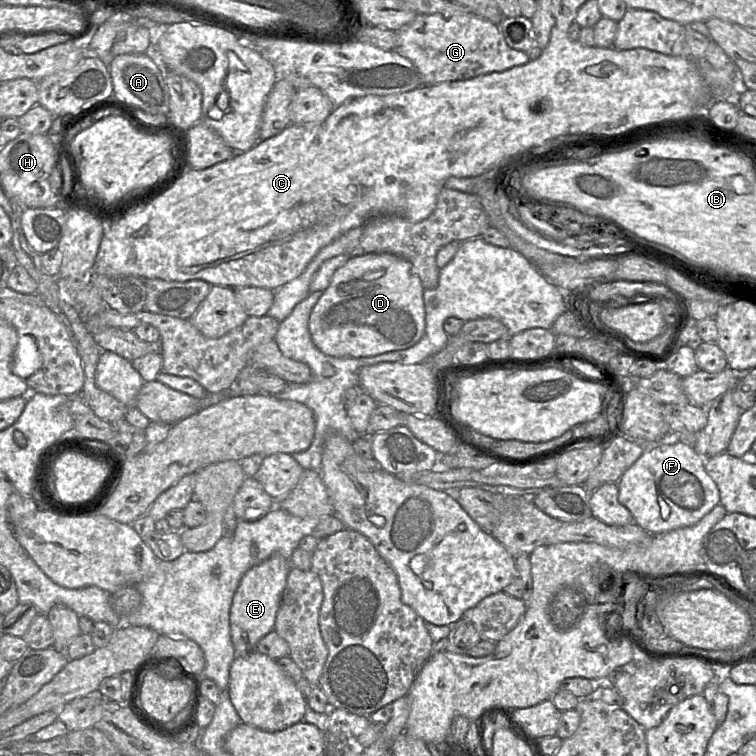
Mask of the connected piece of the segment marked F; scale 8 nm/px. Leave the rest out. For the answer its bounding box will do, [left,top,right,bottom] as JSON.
[617,441,720,535]

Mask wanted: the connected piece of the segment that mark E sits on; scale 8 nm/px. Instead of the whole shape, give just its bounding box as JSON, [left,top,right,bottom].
[230,553,291,657]

